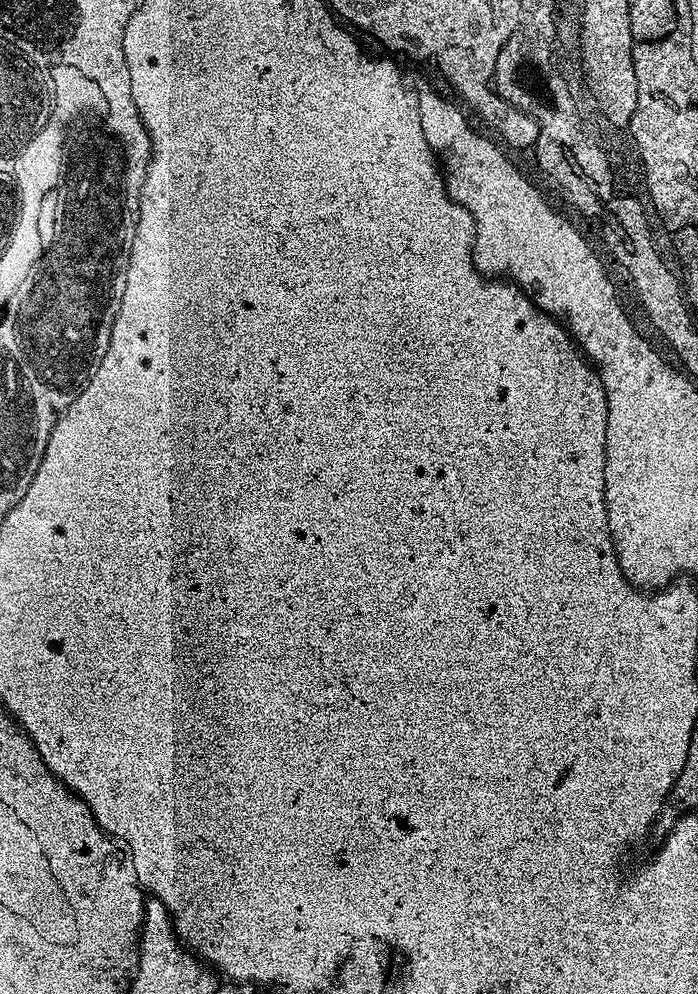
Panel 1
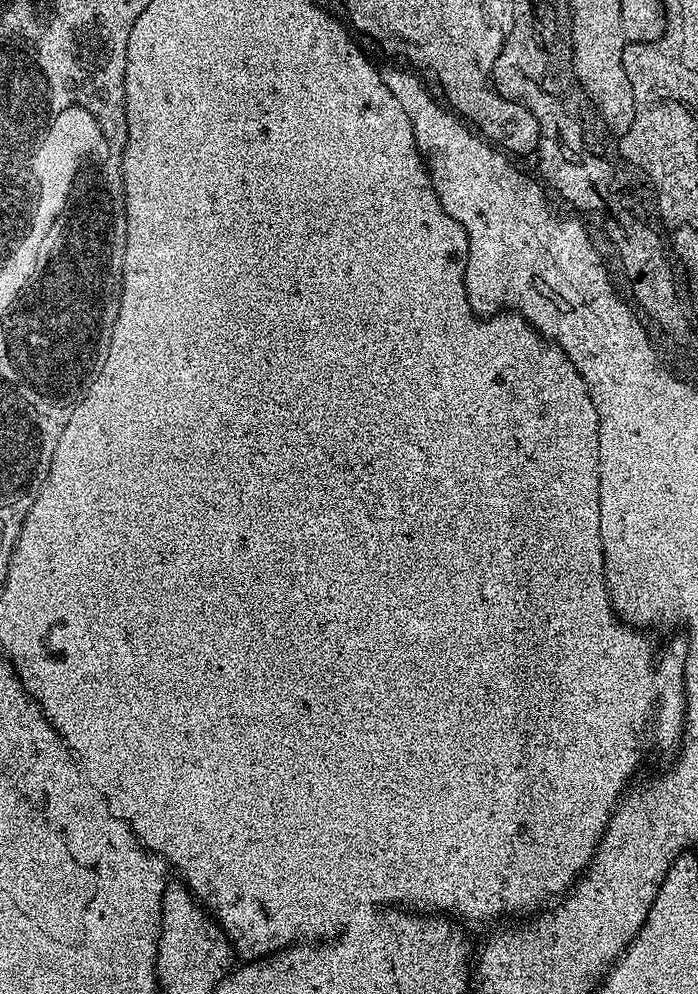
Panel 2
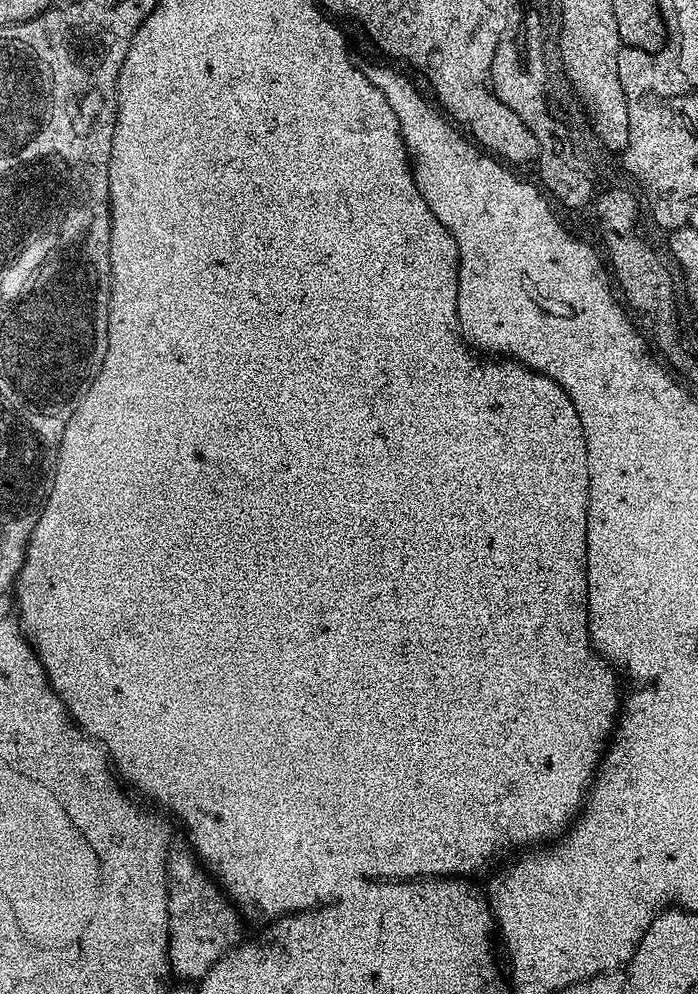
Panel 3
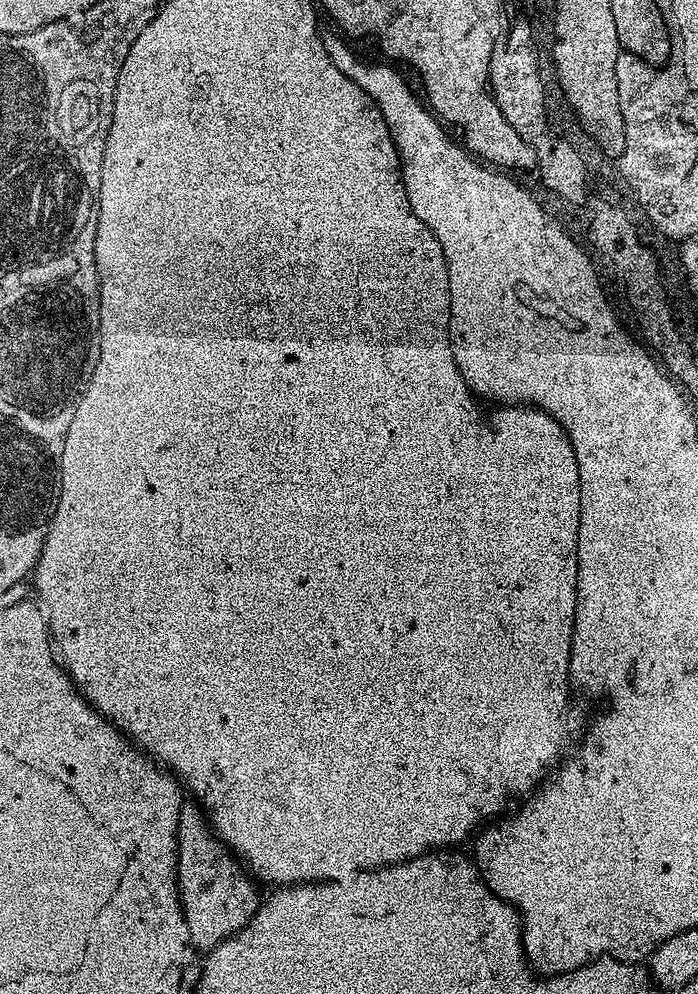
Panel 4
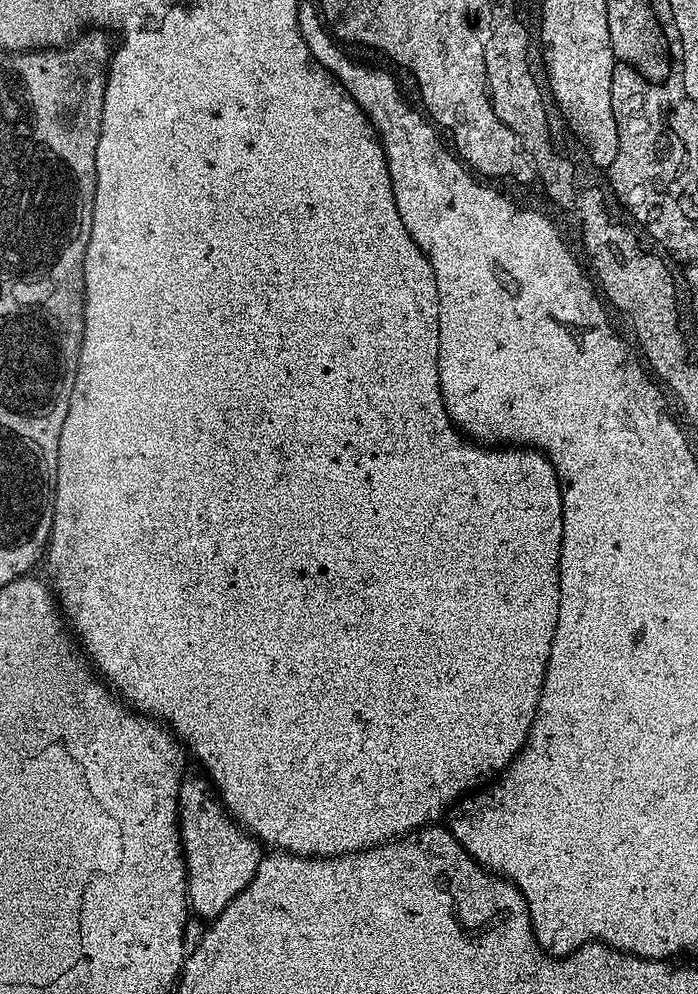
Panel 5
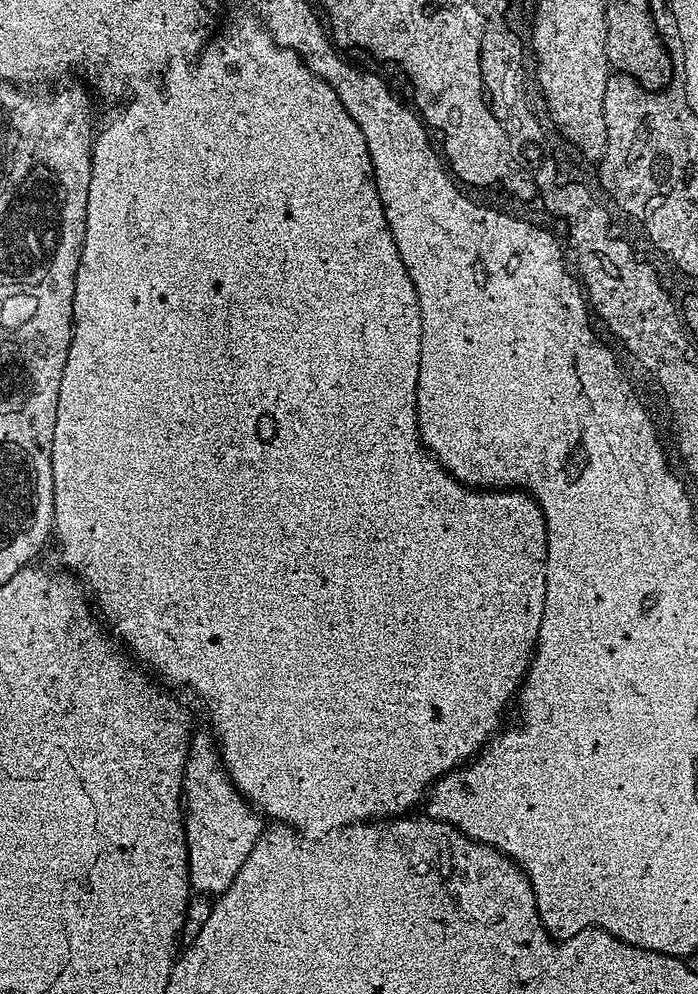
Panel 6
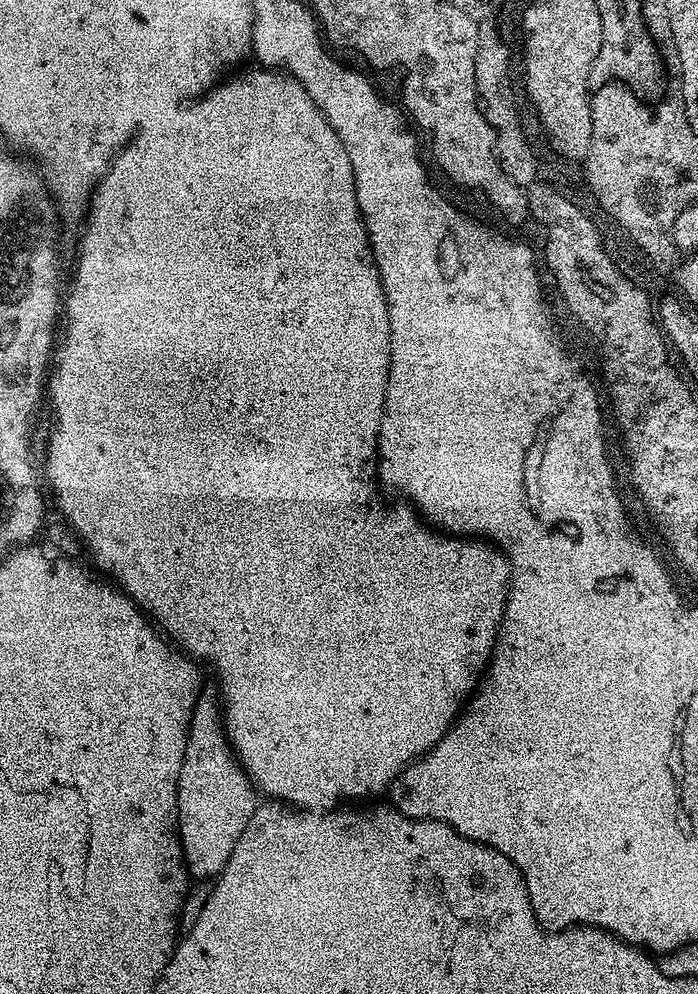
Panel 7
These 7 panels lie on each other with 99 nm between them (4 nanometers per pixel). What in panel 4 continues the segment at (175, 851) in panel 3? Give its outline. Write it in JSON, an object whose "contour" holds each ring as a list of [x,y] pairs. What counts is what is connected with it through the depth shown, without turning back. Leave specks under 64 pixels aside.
{"contour":[[[240,866],[222,868],[214,878],[200,882],[202,874],[184,874],[184,887],[180,889],[184,922],[187,925],[189,943],[193,946],[213,948],[227,940],[238,929],[248,924],[250,918],[260,908],[262,896],[259,896],[257,883],[248,877]]]}

